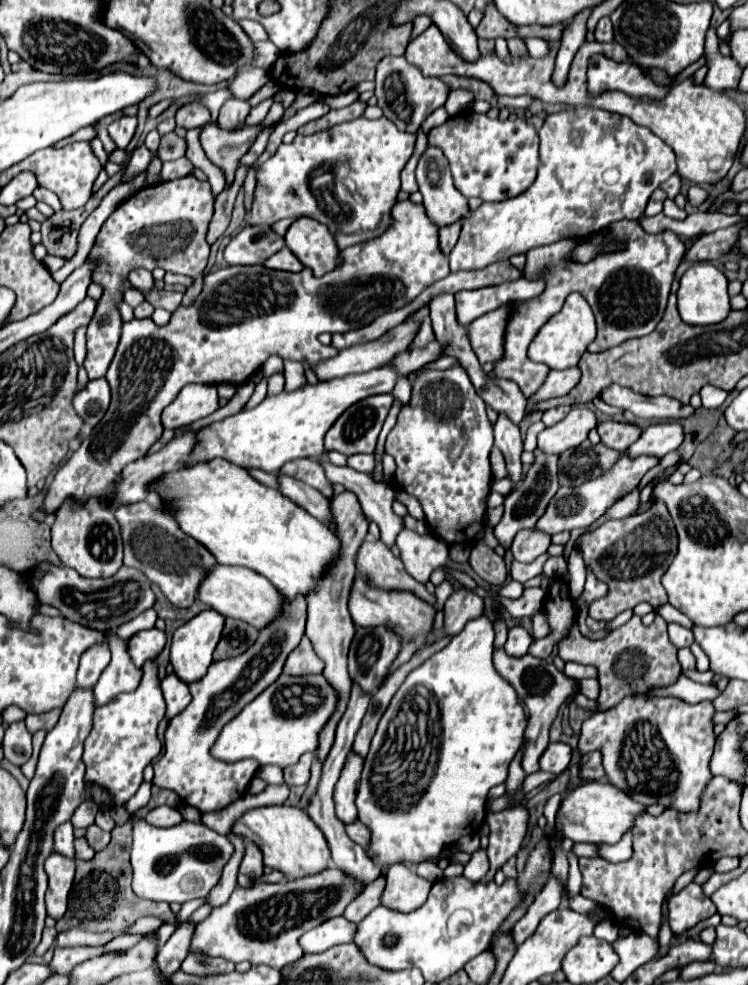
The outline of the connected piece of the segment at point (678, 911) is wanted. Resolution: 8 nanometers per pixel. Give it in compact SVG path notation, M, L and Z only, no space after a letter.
M690 882L678 894L670 896L668 910L670 910L668 914L670 928L674 934L684 932L694 924L698 924L700 920L716 914L716 906L708 896L704 896L702 886L696 882Z

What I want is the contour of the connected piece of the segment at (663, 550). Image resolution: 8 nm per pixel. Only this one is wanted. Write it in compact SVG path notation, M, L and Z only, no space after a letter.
M664 502L656 504L630 518L608 520L602 526L592 528L590 534L576 538L584 552L584 562L592 566L594 574L610 586L606 598L590 604L590 616L596 620L614 620L620 612L634 608L640 602L648 602L654 608L668 602L668 594L662 586L662 576L678 552L678 534L672 516Z

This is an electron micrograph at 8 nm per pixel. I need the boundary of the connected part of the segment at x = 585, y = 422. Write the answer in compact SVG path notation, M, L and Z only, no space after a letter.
M574 406L564 420L538 434L538 448L544 454L560 456L564 450L580 446L592 428L596 428L594 412L584 406Z

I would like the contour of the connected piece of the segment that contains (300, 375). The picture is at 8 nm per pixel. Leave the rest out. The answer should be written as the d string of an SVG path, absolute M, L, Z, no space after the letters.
M284 360L284 378L286 378L286 386L284 390L292 392L298 388L304 388L304 384L308 384L306 376L304 376L304 368L292 360Z

